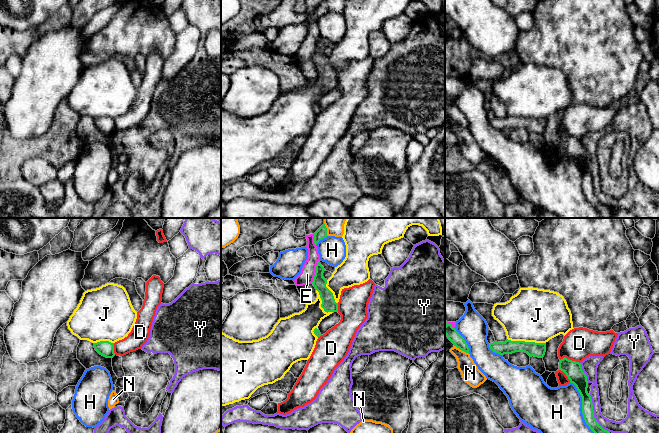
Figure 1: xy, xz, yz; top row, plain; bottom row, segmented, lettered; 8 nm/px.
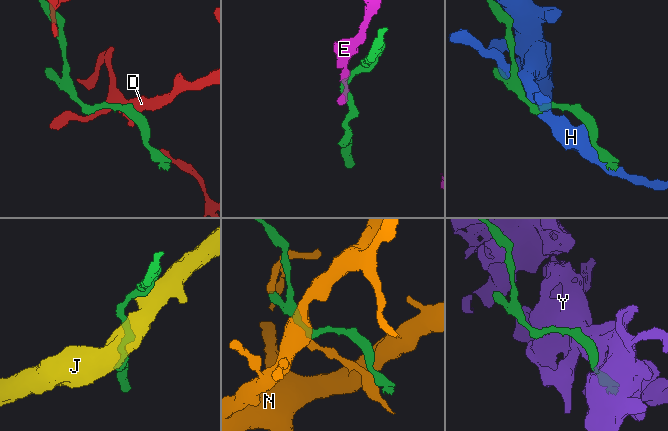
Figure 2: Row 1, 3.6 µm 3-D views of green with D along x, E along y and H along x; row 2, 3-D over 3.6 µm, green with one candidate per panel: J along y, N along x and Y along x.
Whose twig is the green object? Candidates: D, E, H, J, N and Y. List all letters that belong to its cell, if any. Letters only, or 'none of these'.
E

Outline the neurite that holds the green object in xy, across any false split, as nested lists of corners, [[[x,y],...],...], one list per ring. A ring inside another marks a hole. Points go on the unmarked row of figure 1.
[[[100,117],[94,119],[94,124],[100,131],[106,134],[113,134],[115,132],[114,119],[109,117]]]

